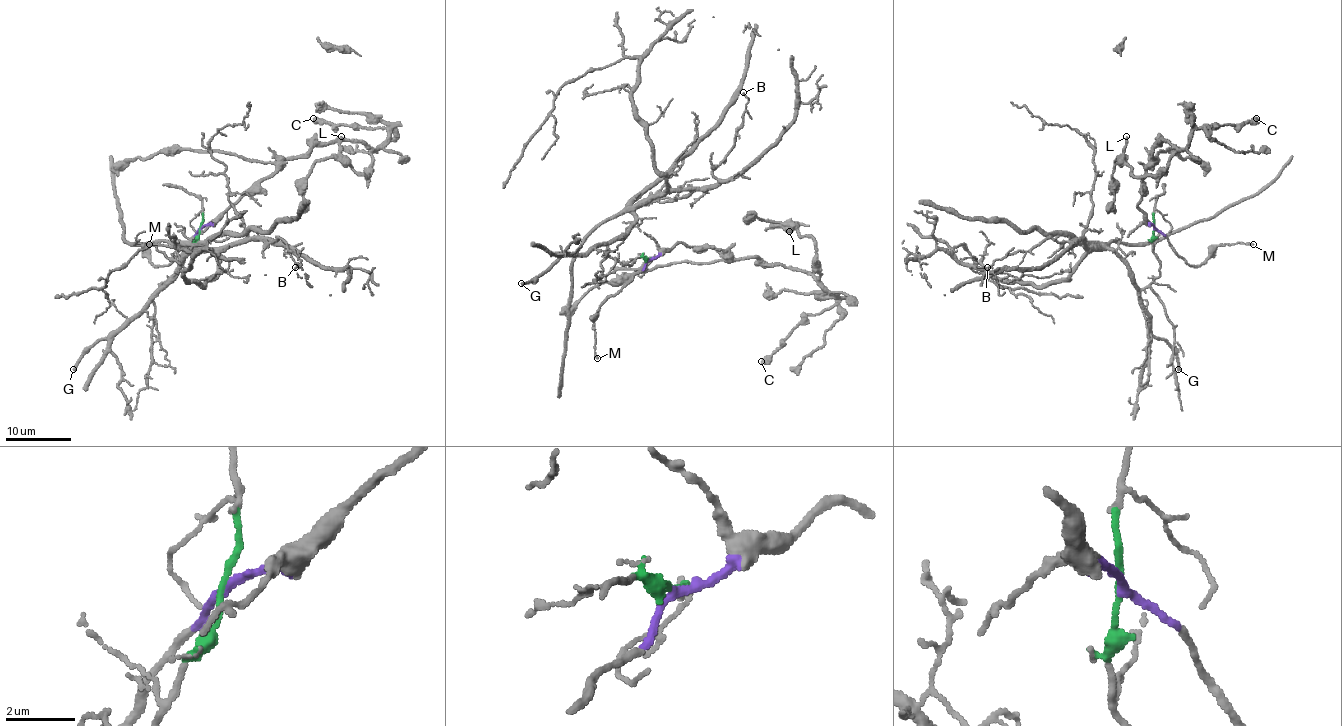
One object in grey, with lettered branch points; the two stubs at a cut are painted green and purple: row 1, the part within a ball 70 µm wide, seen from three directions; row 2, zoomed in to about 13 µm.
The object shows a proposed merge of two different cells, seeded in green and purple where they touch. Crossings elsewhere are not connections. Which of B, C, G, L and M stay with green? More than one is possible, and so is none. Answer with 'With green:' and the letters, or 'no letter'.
With green: B, G

